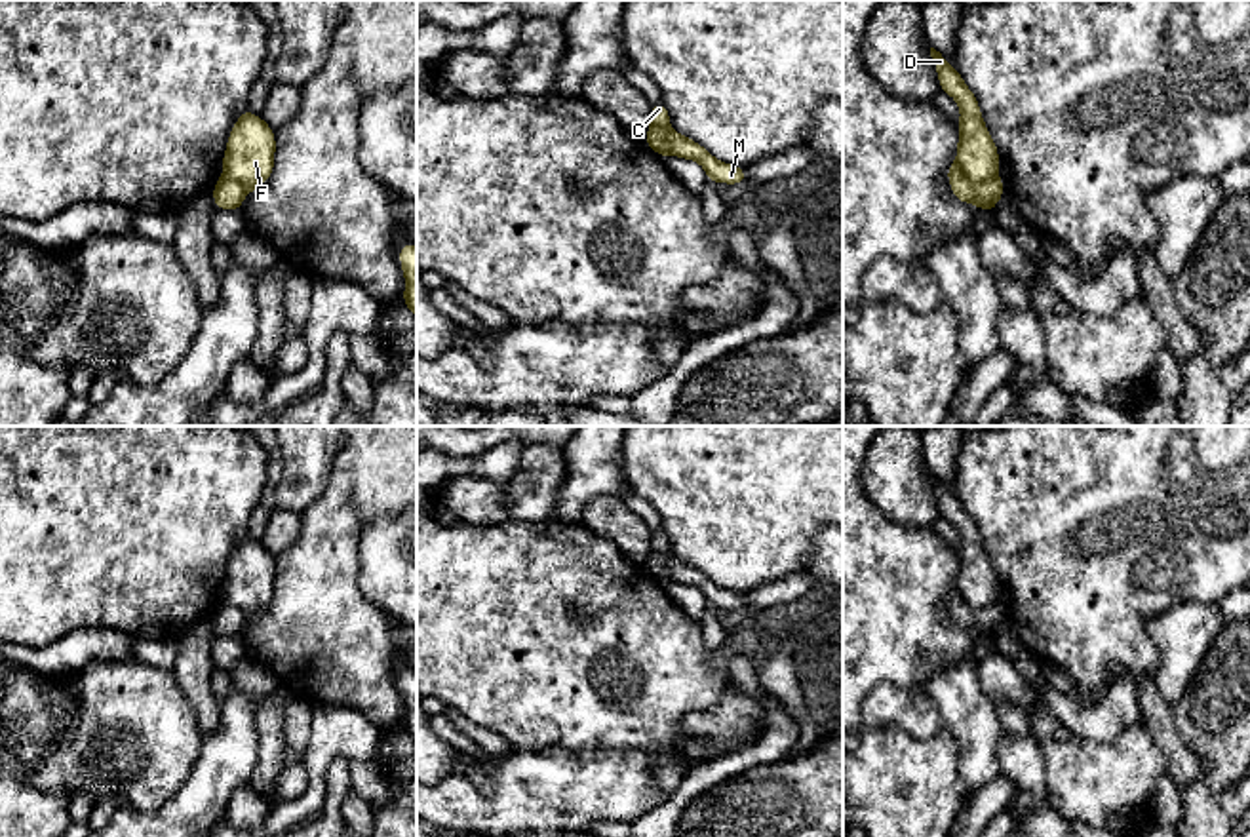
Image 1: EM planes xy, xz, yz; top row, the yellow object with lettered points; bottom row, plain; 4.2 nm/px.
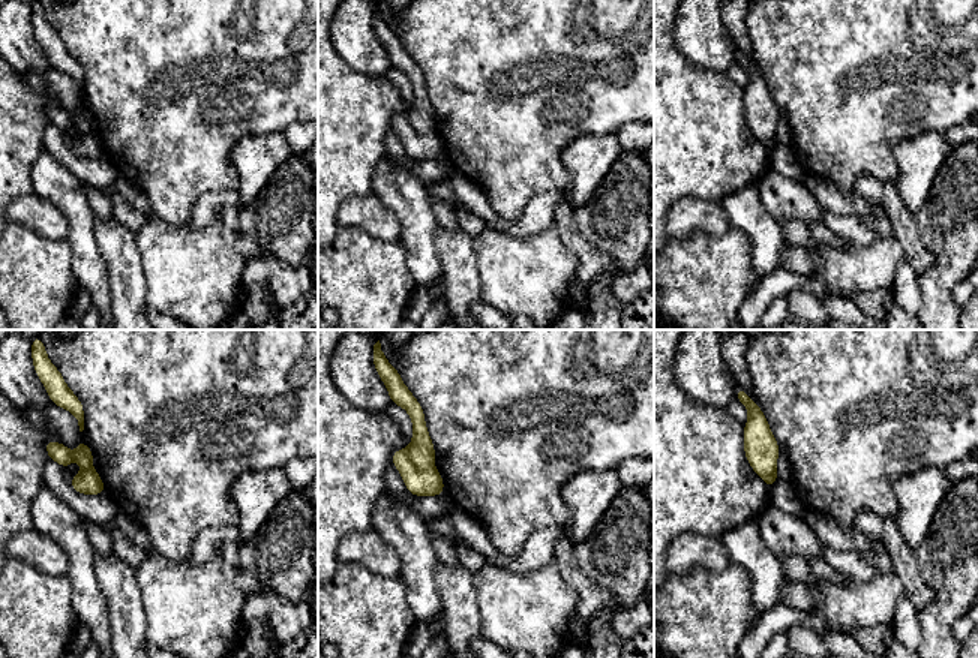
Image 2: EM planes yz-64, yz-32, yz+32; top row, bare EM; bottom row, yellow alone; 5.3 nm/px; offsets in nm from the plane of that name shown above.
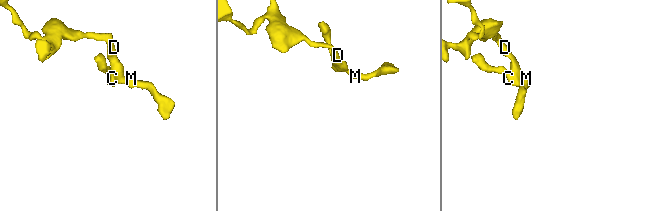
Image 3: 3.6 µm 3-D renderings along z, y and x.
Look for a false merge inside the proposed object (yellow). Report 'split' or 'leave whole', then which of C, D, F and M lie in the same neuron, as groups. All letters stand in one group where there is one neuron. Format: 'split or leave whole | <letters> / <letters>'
split | C / D F M

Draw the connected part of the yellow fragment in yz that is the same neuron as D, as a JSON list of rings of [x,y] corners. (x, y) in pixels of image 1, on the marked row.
[[[930,48],[930,57],[938,72],[940,89],[951,95],[961,108],[957,164],[972,183],[999,177],[999,150],[987,133],[976,95],[940,51]]]

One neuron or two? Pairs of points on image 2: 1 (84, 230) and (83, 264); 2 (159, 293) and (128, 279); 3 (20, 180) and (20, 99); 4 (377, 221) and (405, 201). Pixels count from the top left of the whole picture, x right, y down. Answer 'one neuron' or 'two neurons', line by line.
1: one neuron
2: two neurons
3: one neuron
4: two neurons

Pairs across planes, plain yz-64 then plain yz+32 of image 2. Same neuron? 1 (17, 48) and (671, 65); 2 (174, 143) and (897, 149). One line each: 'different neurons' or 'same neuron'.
1: different neurons
2: different neurons

